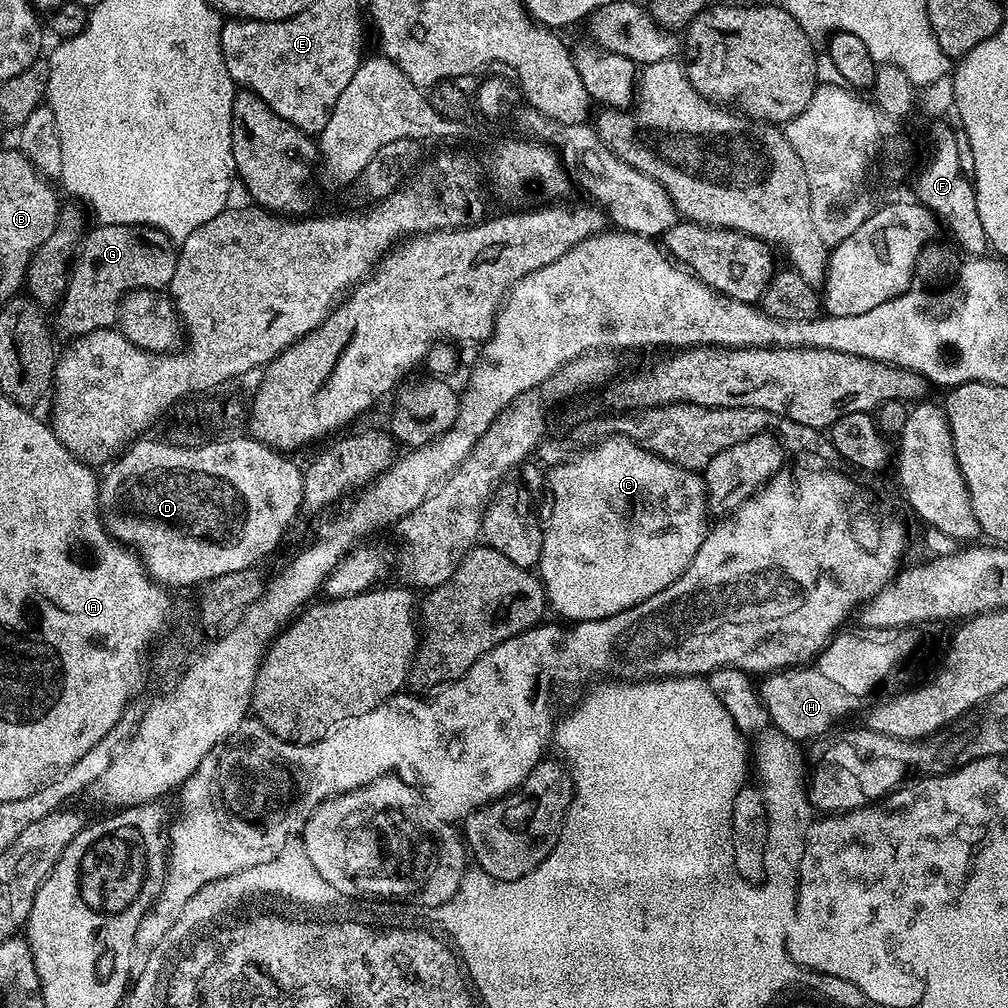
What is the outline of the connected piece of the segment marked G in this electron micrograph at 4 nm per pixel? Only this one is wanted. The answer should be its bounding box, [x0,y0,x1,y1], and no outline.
[55,224,177,342]

